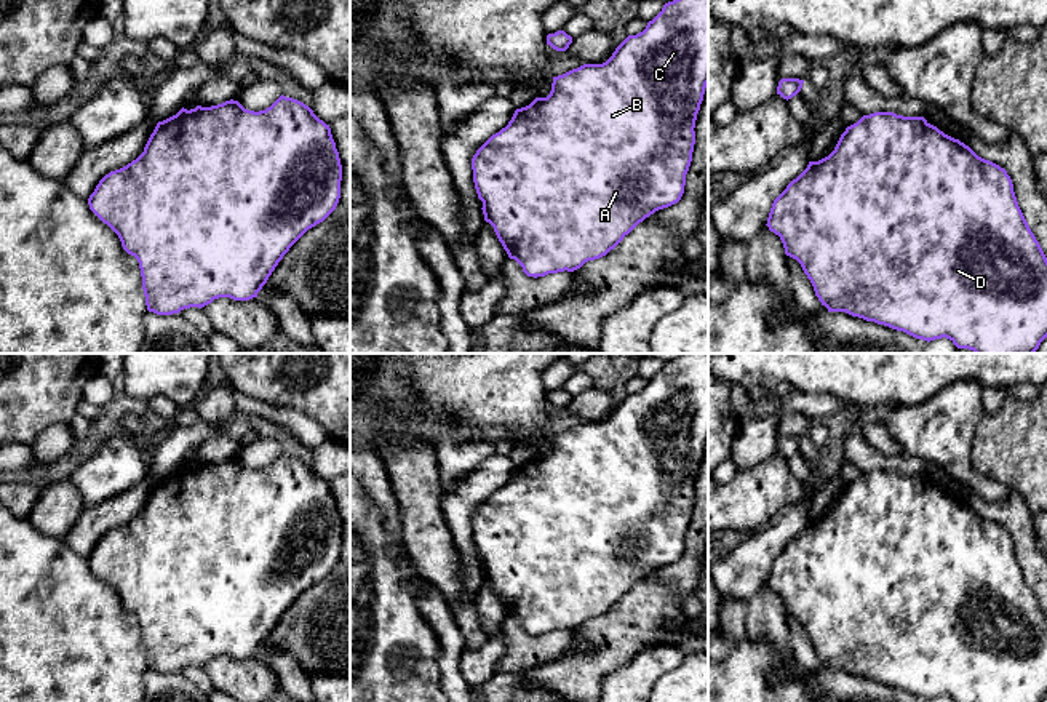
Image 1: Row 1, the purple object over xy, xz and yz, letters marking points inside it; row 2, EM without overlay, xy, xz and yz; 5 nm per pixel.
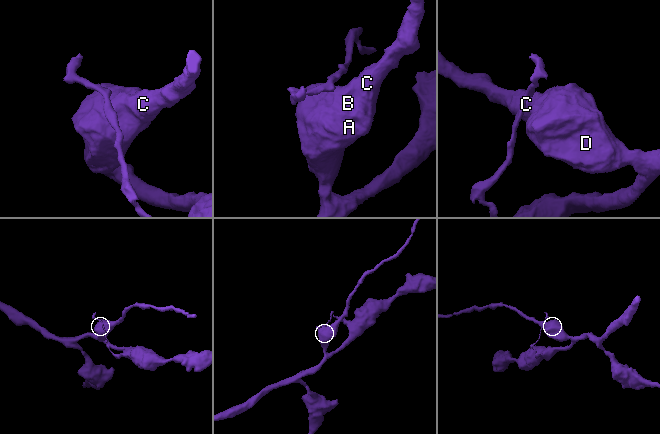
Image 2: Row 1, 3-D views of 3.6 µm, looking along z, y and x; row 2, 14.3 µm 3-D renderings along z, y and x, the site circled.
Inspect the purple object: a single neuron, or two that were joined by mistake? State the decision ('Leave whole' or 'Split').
Leave whole

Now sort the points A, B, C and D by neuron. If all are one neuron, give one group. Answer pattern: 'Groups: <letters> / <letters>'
Groups: A B C D

